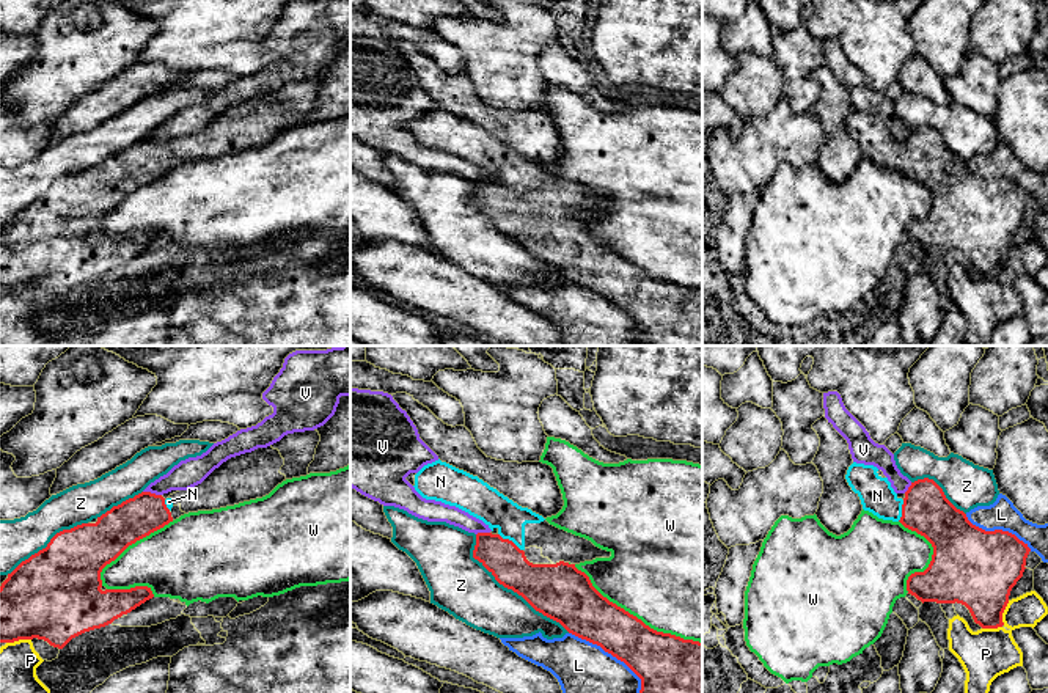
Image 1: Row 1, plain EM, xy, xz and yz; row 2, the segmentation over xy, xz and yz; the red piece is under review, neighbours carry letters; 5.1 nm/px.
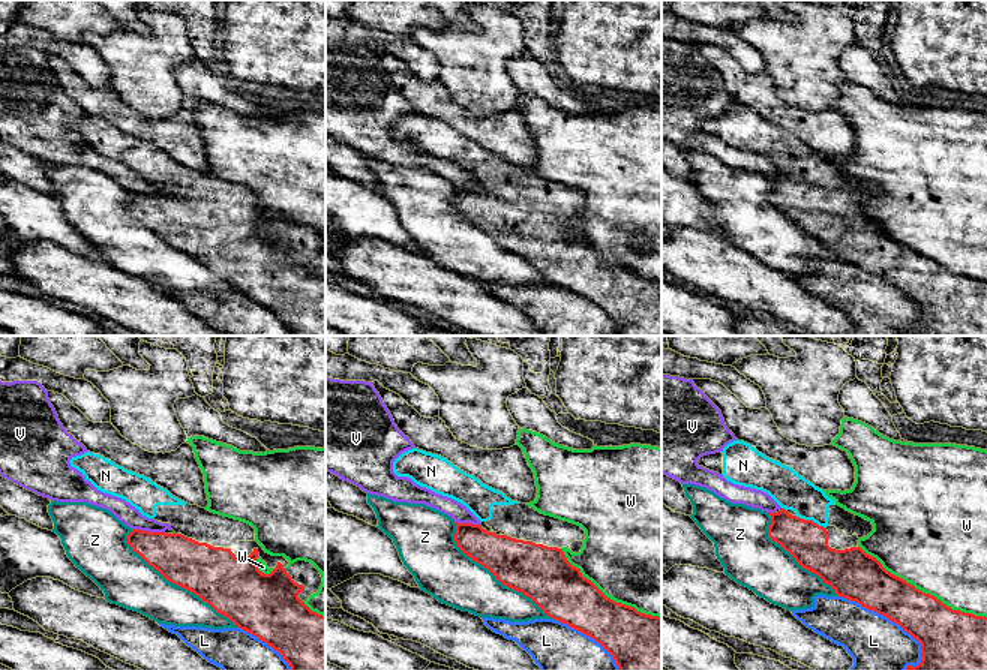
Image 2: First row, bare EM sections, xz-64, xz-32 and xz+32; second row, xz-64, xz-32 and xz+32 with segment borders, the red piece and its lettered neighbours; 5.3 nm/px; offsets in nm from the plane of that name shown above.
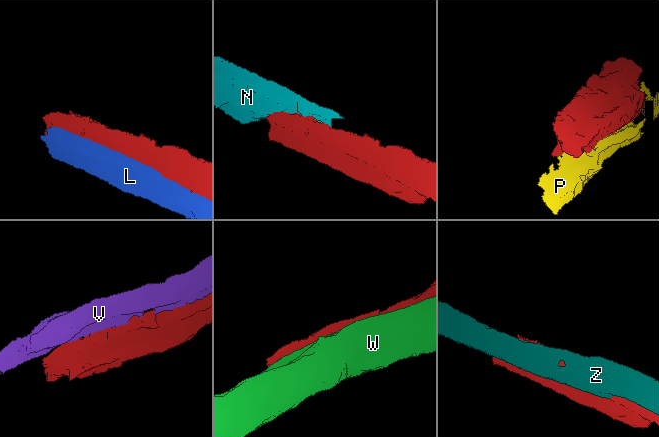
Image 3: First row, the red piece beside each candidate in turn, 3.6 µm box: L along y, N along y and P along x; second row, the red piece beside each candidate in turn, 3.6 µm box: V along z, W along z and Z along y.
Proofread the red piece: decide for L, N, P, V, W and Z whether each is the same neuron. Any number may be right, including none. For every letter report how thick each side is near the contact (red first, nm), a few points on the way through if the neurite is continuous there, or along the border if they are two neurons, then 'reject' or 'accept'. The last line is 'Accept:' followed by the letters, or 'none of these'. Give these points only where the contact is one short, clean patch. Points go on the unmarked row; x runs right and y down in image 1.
L: 280/400 nm | reject
N: 190/180 nm | accept
P: 320/260 nm | reject
V: 220/150 nm | reject
W: 280/500 nm | reject
Z: 300/300 nm | reject
Accept: N

